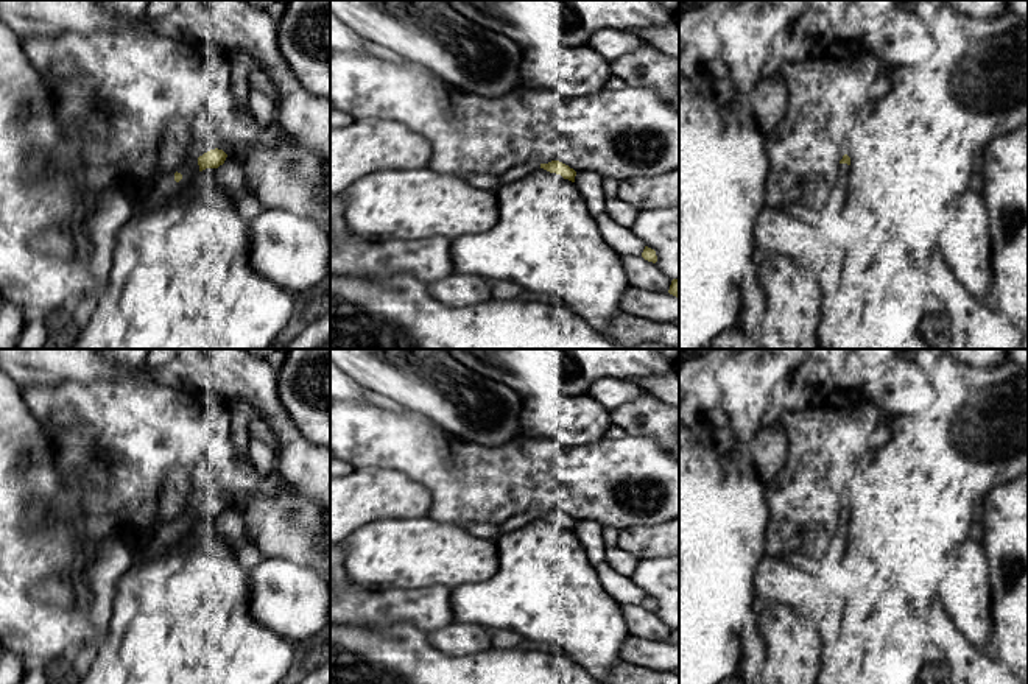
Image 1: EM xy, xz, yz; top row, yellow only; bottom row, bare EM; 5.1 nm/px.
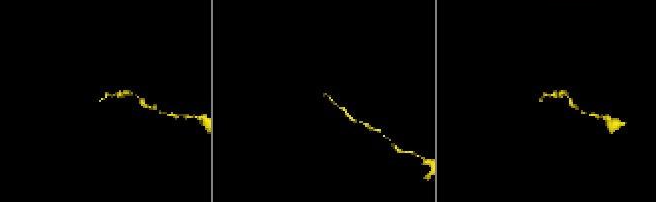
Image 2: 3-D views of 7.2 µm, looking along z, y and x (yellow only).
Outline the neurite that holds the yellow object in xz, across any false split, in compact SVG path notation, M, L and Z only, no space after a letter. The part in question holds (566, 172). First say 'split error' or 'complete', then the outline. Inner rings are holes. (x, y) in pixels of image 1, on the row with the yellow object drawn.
complete; M551 160L548 164L540 164L540 168L544 168L550 173L561 175L564 179L569 179L569 181L575 182L576 171L573 168L570 168L569 165L559 162L559 160Z

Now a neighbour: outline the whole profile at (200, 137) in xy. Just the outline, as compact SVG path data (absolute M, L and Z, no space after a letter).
M196 128L192 132L192 146L188 151L188 159L187 162L190 164L198 164L198 157L202 156L204 153L210 151L210 137L207 129Z

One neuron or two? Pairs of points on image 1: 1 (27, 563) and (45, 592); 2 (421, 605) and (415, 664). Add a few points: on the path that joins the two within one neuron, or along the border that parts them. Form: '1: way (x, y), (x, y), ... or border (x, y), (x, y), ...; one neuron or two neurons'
1: border (31, 588), (58, 583), (69, 594); two neurons
2: border (380, 630), (396, 624), (410, 624), (427, 633); two neurons

